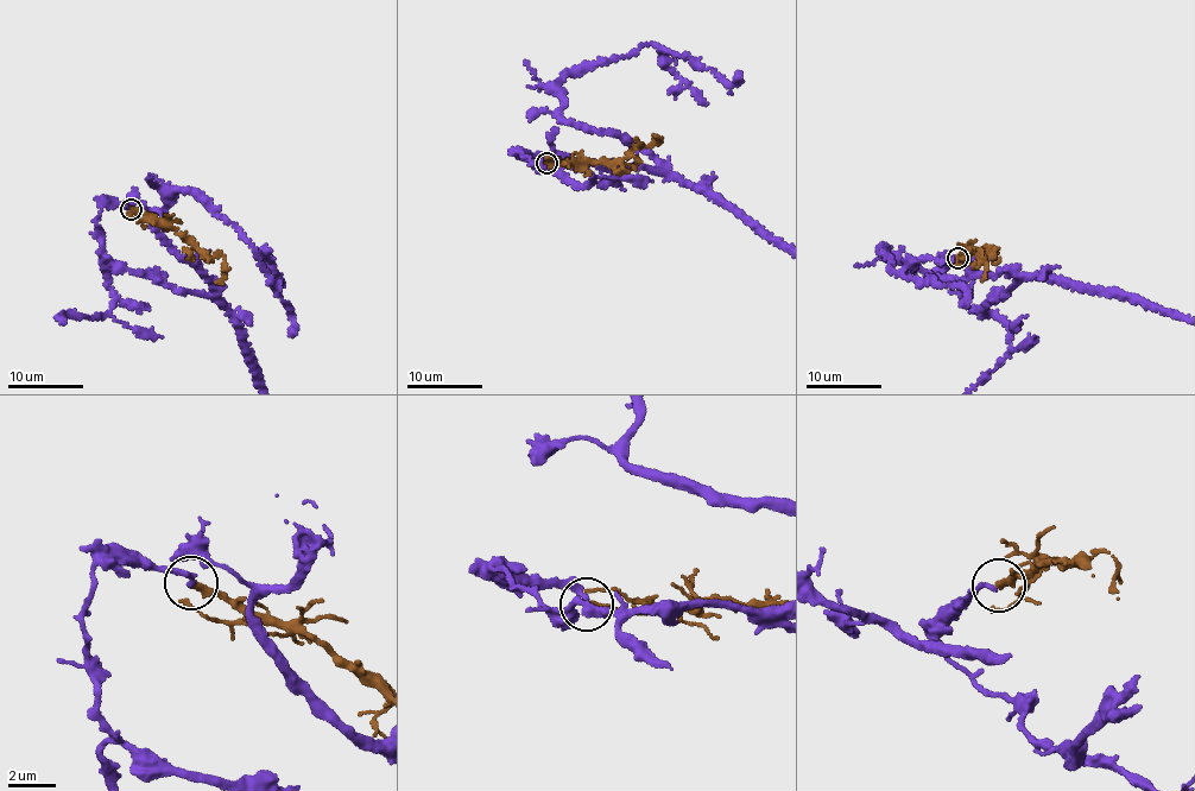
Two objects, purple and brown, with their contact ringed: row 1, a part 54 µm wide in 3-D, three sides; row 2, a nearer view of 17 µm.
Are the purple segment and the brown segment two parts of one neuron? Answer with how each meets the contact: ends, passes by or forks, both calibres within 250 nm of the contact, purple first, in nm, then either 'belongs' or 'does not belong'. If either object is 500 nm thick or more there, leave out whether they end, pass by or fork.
purple ends | brown ends | 240/320 nm | does not belong

